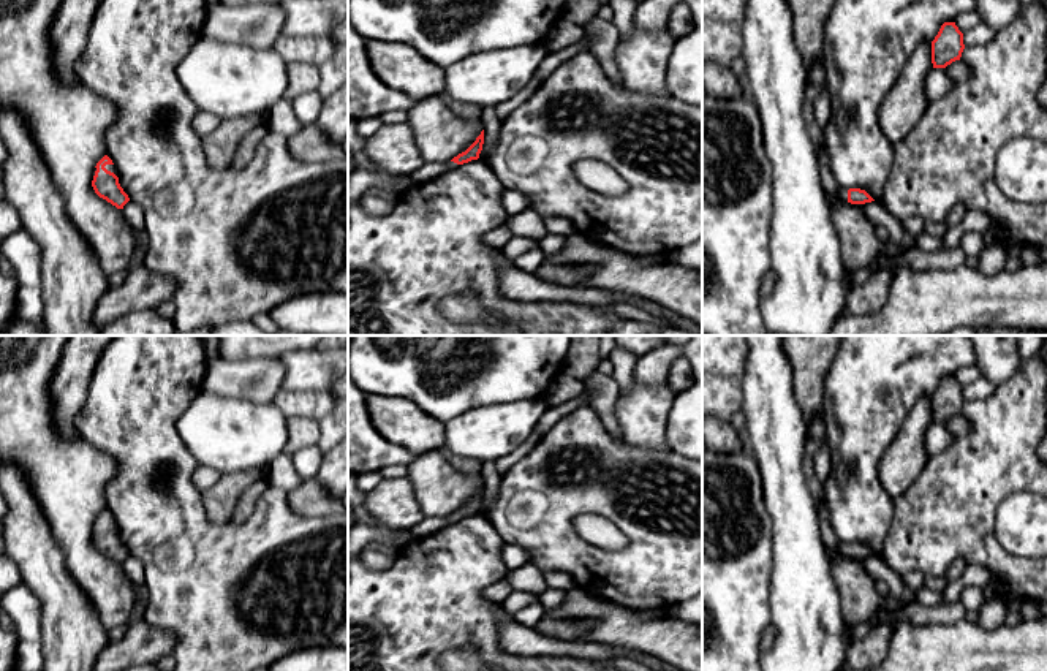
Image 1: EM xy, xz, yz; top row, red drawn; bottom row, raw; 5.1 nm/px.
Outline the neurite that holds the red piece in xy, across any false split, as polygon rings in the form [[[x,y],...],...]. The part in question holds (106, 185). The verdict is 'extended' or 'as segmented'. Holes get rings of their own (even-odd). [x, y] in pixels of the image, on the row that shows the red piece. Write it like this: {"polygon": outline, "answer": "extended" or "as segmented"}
{"polygon": [[[104,155],[96,163],[92,187],[100,198],[106,199],[117,209],[123,209],[123,206],[130,201],[130,198],[120,187],[119,177],[104,168],[106,165],[114,165],[108,155]]], "answer": "as segmented"}

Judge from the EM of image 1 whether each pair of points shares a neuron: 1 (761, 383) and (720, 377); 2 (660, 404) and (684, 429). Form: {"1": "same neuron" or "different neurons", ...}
{"1": "different neurons", "2": "different neurons"}

